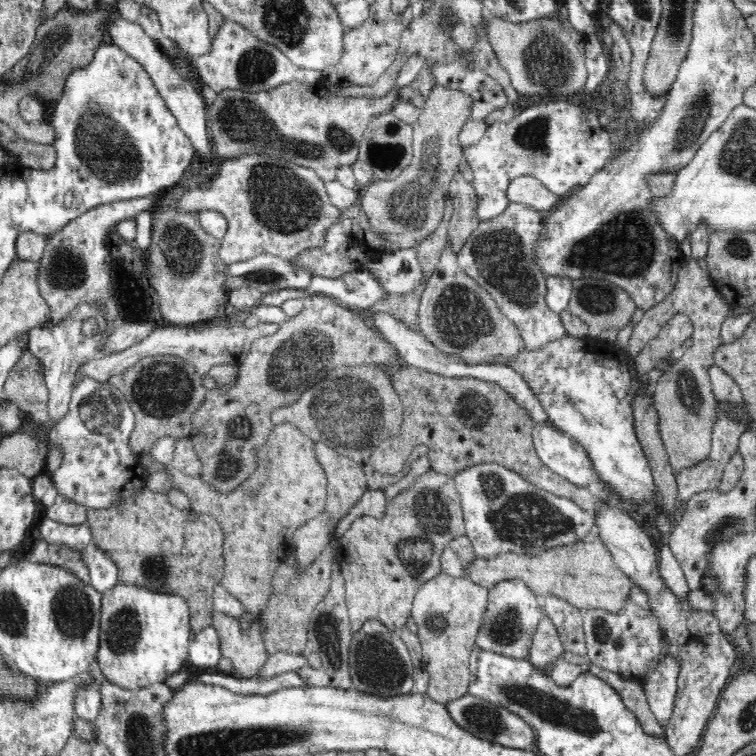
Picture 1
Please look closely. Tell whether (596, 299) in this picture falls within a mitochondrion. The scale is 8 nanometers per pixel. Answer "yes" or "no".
yes

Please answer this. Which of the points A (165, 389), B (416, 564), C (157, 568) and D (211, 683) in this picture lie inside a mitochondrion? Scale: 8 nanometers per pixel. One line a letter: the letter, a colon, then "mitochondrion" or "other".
A: mitochondrion
B: mitochondrion
C: mitochondrion
D: other

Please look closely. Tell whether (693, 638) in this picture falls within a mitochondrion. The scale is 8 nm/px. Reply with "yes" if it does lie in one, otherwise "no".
no

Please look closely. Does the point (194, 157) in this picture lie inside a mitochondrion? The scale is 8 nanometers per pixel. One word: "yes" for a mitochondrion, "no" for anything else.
no

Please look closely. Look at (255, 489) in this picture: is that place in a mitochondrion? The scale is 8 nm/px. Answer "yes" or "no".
yes

